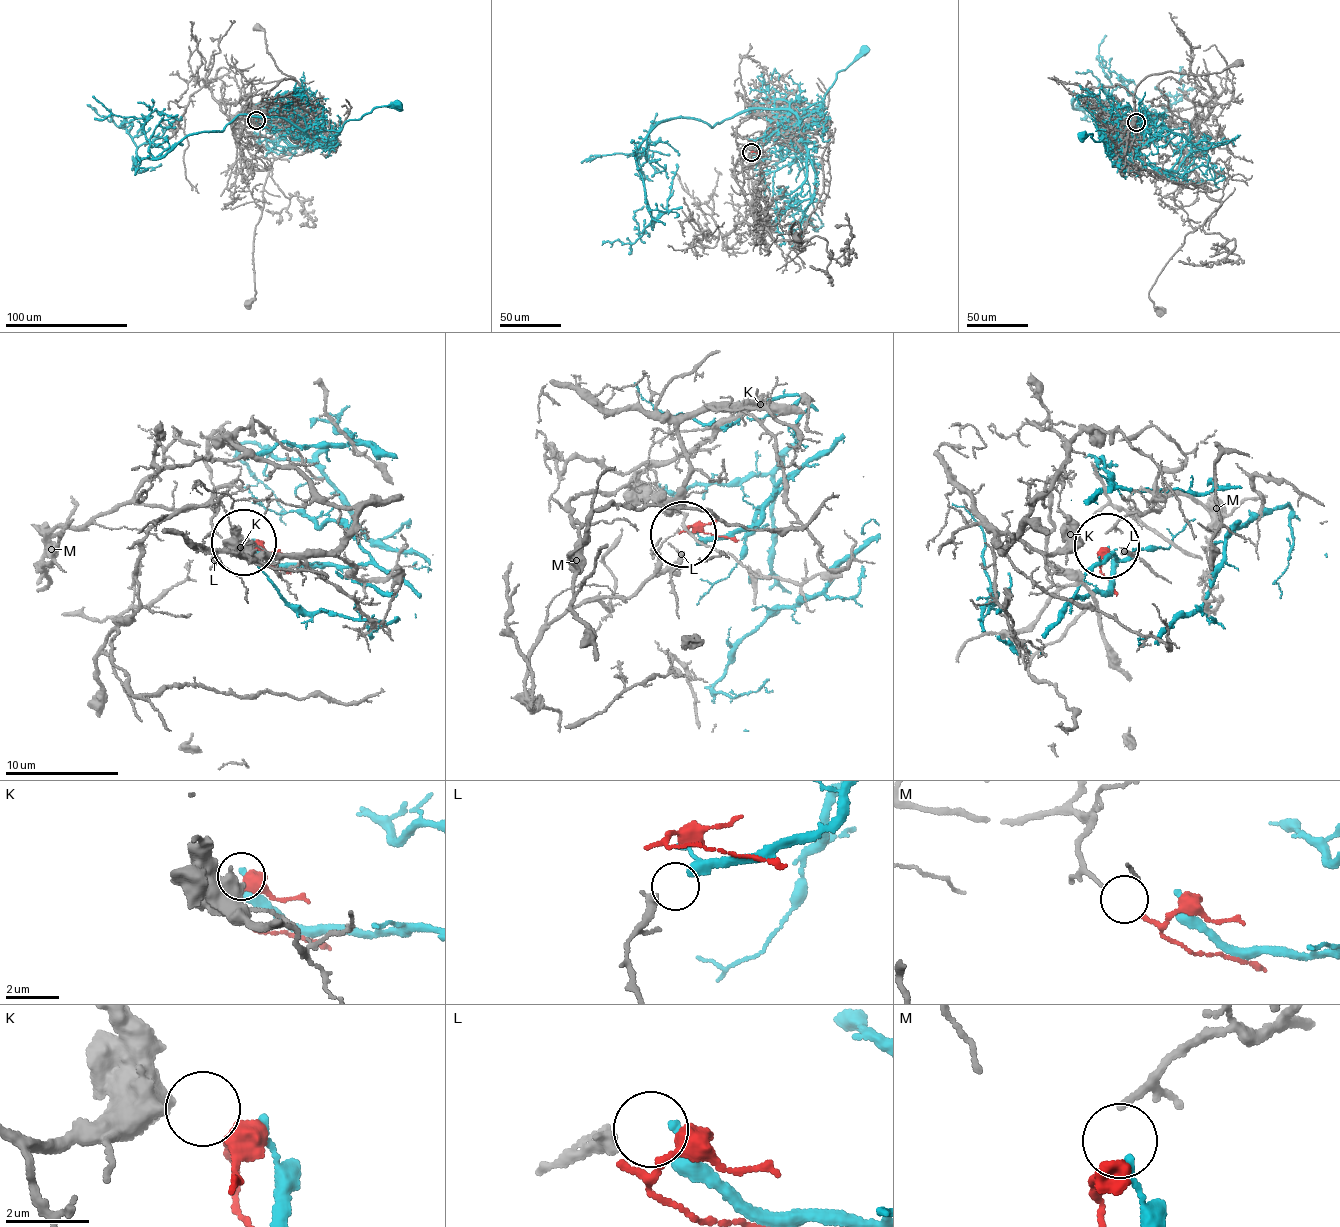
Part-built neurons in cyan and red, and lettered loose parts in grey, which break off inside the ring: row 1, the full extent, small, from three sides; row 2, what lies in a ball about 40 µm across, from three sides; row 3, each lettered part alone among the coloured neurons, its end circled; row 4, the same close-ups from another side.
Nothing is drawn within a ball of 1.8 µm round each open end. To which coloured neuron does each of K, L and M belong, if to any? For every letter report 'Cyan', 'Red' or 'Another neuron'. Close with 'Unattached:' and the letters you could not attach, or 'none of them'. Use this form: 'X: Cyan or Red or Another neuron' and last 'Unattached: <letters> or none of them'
K: Another neuron
L: Cyan
M: Red
Unattached: K

